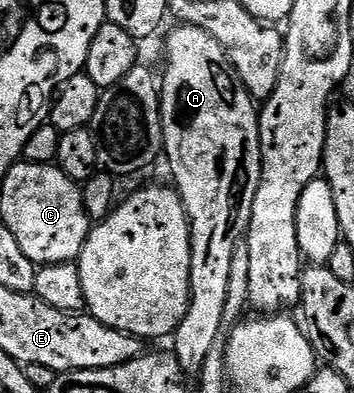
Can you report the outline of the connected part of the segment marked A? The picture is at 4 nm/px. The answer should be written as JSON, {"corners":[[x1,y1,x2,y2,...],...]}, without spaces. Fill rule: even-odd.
{"corners":[[181,25,173,28,175,31,166,39,166,72,160,75,160,98,162,101,162,146,164,148,164,159,170,162,170,175,173,186,176,188,178,196,182,198,182,204,186,210,186,218,190,221,190,304,186,310,186,316,180,321,180,325,174,330,172,336,172,354,178,358,180,369,187,377,198,377,202,374,204,357,208,357,209,350,212,349,216,337,223,334,224,328,224,301,228,298,228,279,232,277,232,259,236,257,236,245,240,245,246,238,246,231,250,227,252,217,252,201,256,201,256,189,260,185,262,176,262,142,260,132,258,132,259,108,256,100,244,89,244,85,238,80,238,75,234,71,234,66,228,61,224,49,208,37,202,29,195,27,183,27]]}

